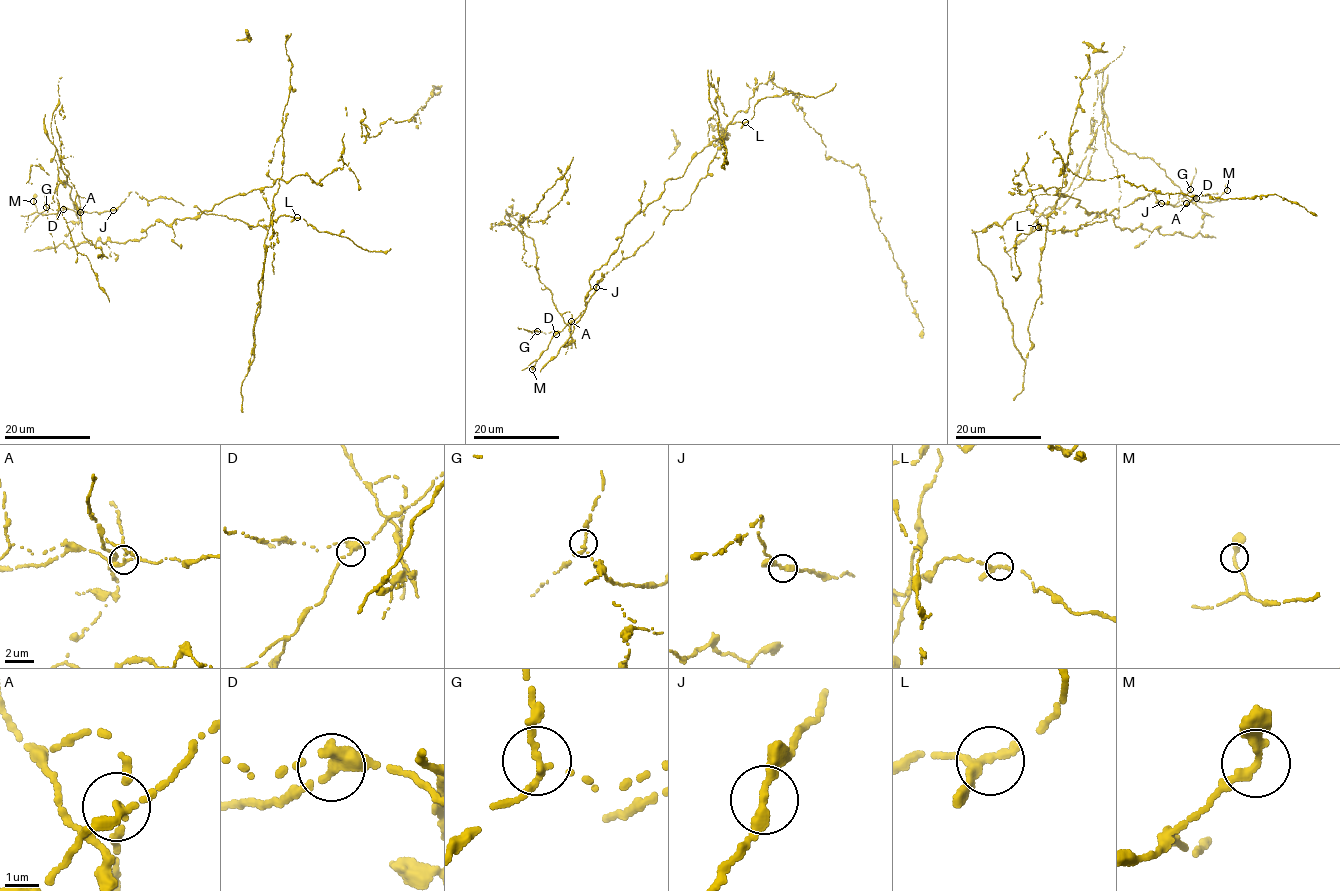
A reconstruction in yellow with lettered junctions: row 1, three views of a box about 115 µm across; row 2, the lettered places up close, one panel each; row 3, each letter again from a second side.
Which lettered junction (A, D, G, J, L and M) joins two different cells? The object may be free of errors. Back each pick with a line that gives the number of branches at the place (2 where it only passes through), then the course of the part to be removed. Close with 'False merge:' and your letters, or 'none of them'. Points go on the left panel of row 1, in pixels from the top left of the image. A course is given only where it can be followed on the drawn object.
A: 2 branches meet
False merge: A

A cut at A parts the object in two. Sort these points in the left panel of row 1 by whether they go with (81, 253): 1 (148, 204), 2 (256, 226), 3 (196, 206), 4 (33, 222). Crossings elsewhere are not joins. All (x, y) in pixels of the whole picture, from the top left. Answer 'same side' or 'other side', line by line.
1: other side
2: other side
3: other side
4: other side

